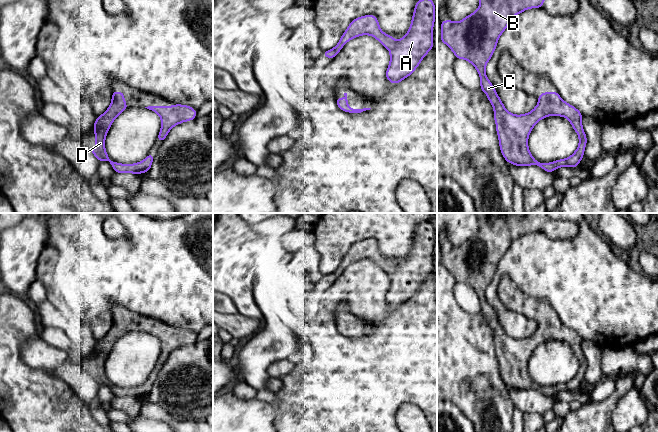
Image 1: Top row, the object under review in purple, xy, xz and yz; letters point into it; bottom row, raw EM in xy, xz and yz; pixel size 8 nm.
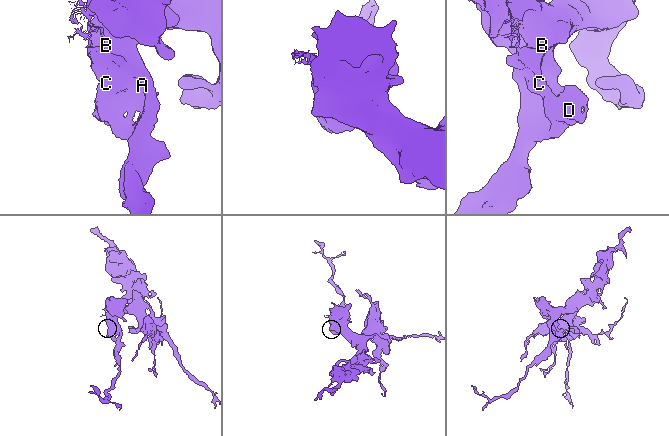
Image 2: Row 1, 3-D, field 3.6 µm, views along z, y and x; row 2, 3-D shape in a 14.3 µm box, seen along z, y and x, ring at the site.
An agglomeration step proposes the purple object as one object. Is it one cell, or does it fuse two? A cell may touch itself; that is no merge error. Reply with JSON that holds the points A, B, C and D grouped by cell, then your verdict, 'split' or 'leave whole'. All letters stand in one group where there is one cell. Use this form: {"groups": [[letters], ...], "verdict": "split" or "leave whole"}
{"groups": [["A", "B", "C", "D"]], "verdict": "leave whole"}

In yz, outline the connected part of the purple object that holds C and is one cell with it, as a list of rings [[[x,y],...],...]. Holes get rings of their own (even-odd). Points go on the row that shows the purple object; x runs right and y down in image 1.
[[[480,0],[478,9],[459,22],[441,22],[441,38],[457,59],[468,60],[478,71],[480,89],[493,105],[496,131],[500,150],[505,160],[516,166],[537,165],[552,173],[560,167],[577,167],[584,156],[587,143],[582,127],[582,114],[566,103],[556,92],[541,93],[537,106],[529,113],[514,115],[508,112],[494,86],[485,73],[487,62],[492,57],[498,39],[508,27],[513,16],[526,9],[542,8],[545,0]],[[551,116],[566,117],[579,136],[577,150],[568,158],[552,163],[536,161],[528,148],[528,137],[534,125]]]

